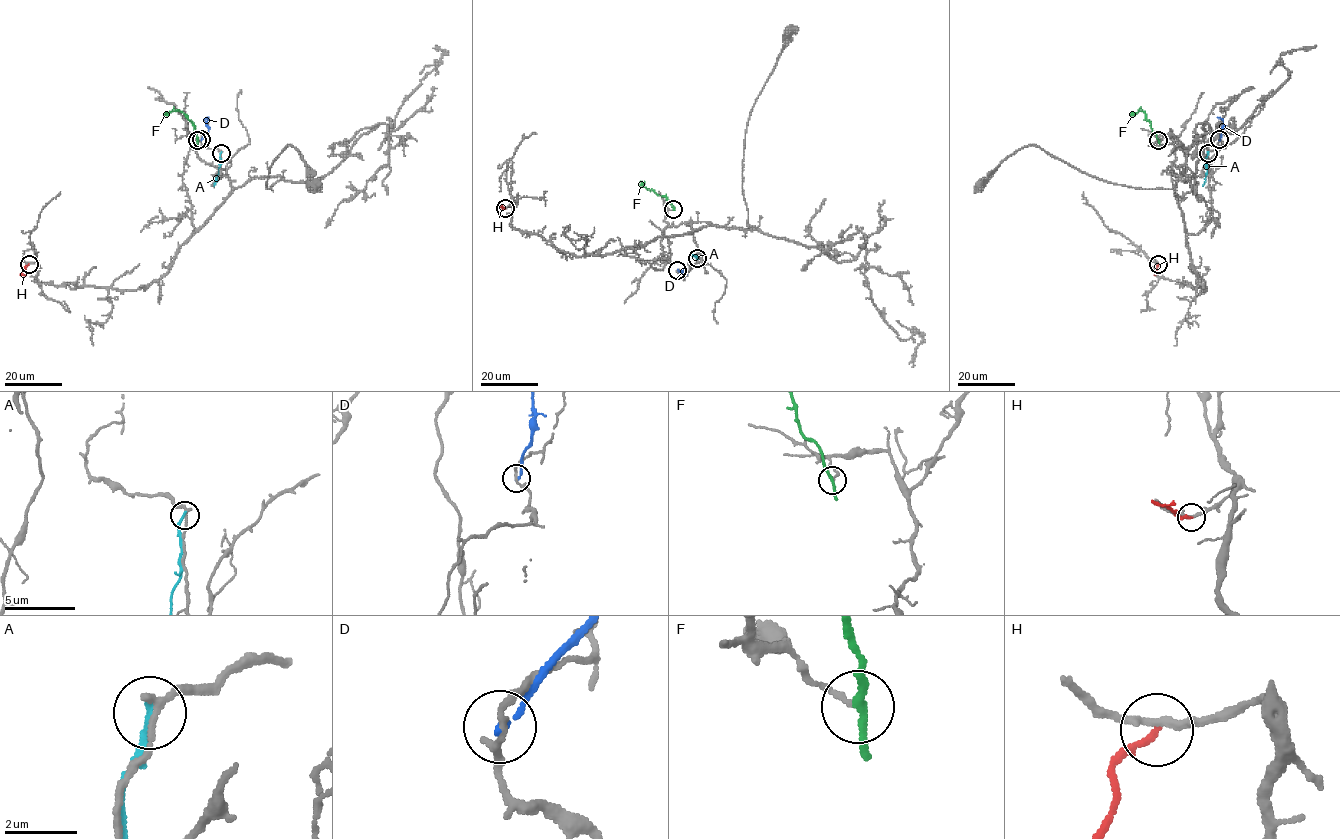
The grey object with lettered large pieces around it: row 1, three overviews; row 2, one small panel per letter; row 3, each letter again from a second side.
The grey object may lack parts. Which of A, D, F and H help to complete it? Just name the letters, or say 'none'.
none

